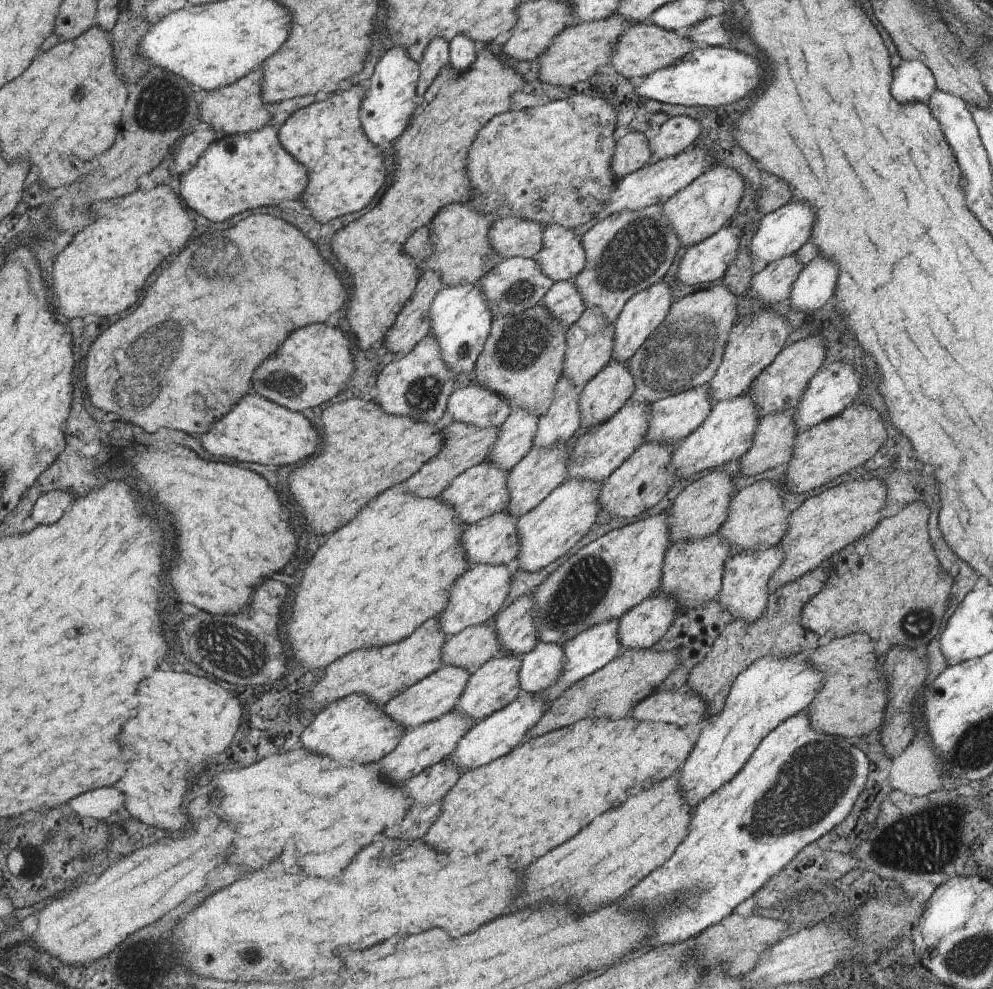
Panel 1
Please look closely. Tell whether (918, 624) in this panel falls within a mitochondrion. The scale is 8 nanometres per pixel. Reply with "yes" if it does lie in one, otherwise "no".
yes

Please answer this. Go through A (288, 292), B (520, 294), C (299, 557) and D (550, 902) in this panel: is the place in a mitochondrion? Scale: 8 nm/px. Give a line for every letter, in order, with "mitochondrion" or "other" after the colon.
A: other
B: mitochondrion
C: other
D: other

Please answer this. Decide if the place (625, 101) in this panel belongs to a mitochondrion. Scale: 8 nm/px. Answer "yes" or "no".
no

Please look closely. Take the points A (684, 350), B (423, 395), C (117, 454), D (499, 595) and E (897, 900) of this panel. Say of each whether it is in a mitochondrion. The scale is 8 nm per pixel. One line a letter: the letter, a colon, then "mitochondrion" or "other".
A: mitochondrion
B: mitochondrion
C: other
D: other
E: mitochondrion

